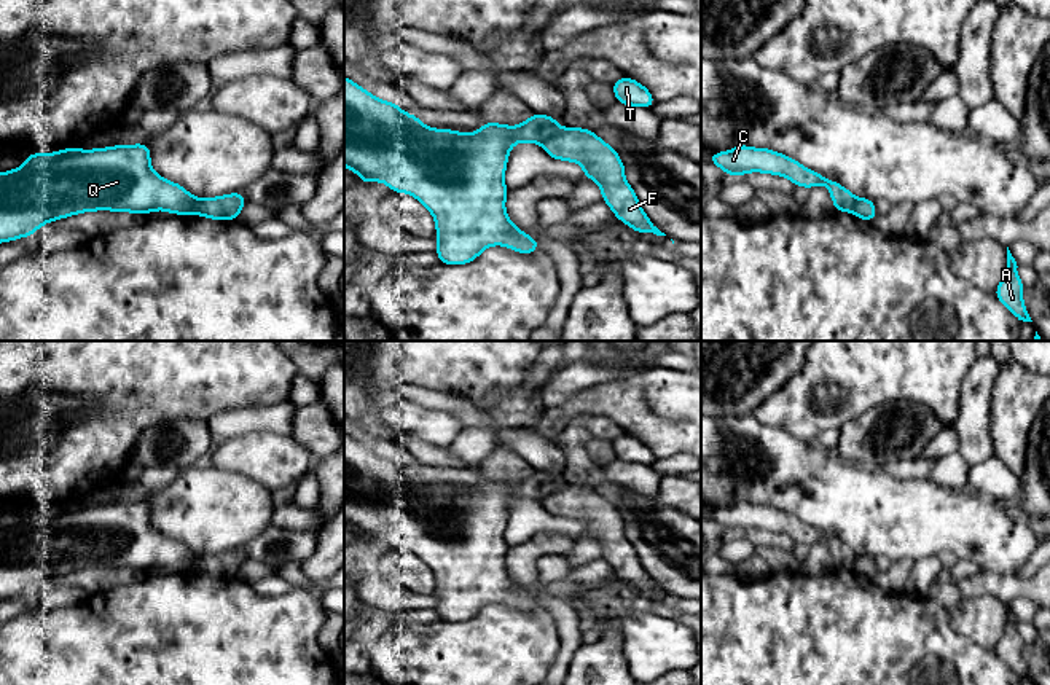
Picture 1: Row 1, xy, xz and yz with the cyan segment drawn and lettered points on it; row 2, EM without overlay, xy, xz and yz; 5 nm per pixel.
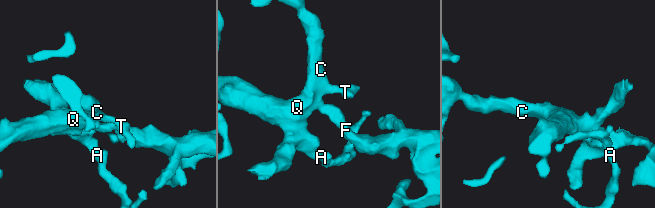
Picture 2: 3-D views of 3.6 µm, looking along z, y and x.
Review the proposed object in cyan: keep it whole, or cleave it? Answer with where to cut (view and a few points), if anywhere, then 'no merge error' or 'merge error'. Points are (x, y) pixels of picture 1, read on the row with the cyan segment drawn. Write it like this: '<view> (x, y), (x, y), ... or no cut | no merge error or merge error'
xz (558, 128), (540, 142) | merge error

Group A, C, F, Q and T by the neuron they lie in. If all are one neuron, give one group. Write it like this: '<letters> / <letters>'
A C Q T / F

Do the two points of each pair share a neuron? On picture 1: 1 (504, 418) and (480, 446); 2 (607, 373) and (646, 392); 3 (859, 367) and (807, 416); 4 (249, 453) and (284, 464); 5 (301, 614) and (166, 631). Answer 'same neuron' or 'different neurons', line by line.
1: same neuron
2: different neurons
3: same neuron
4: same neuron
5: same neuron

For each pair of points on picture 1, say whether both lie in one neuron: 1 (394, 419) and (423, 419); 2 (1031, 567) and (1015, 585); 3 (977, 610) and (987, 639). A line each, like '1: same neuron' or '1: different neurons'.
1: same neuron
2: different neurons
3: same neuron

